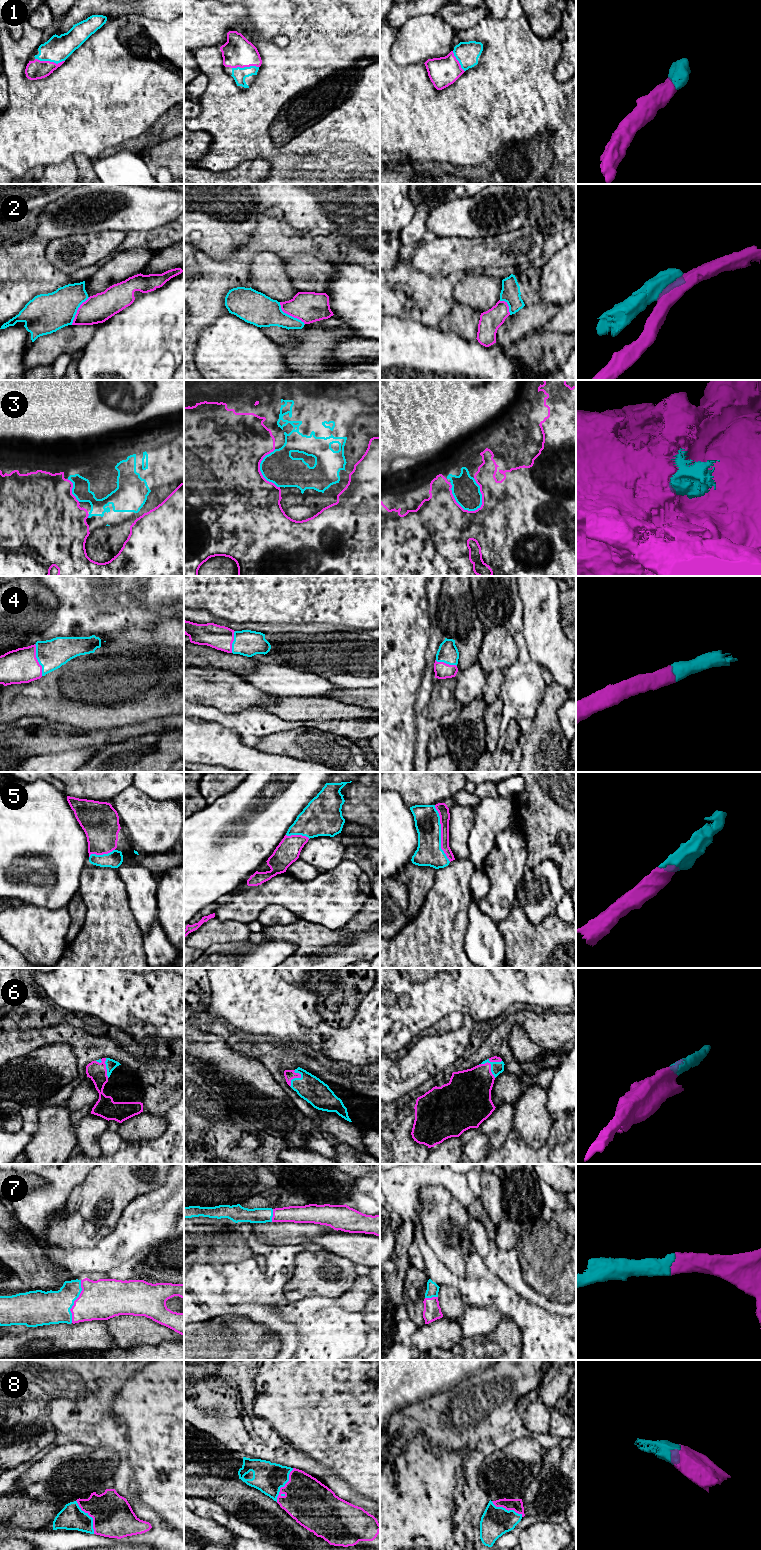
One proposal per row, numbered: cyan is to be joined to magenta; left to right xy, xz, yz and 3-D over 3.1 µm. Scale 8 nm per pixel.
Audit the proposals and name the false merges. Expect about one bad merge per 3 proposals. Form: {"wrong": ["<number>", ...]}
{"wrong": ["2"]}

